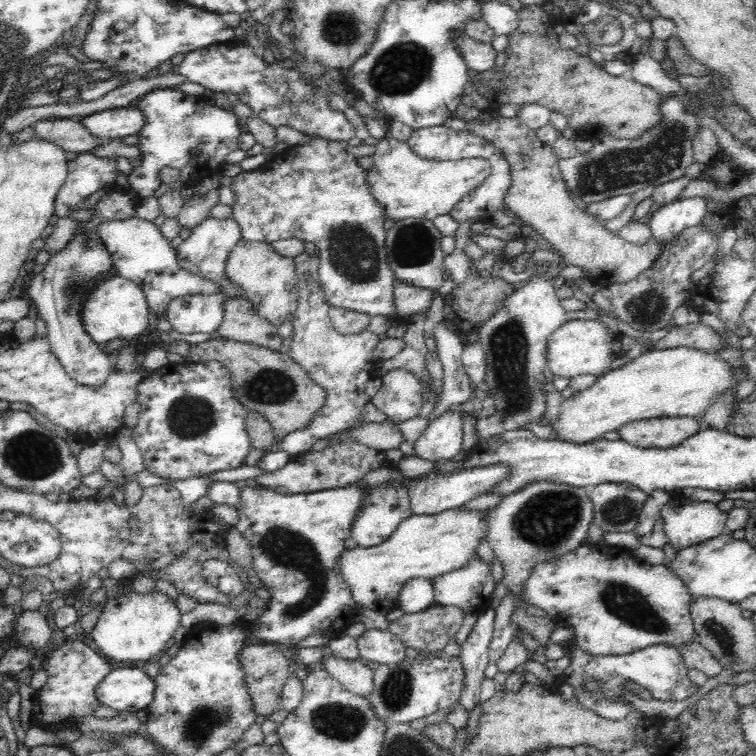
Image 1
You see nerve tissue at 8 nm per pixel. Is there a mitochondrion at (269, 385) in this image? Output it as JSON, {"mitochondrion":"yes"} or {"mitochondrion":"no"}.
{"mitochondrion":"yes"}

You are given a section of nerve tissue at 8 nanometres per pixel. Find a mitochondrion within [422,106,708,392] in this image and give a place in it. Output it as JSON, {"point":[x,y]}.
{"point":[617,168]}

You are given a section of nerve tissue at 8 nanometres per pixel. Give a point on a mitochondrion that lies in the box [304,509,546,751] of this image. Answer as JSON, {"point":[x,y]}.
{"point":[337,720]}

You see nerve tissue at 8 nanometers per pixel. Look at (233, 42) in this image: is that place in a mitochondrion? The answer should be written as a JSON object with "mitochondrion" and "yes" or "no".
{"mitochondrion":"no"}

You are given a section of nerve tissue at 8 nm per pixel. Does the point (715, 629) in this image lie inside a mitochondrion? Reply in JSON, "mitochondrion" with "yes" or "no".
{"mitochondrion":"yes"}

